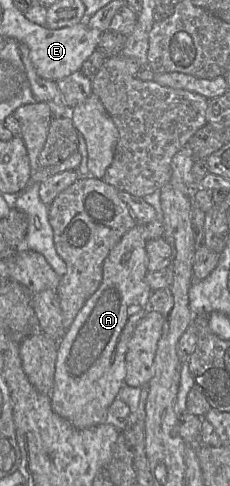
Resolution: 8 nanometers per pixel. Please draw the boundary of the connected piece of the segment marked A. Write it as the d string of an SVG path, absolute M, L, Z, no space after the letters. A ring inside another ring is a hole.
M137 224L111 249L103 263L99 288L85 302L58 342L51 405L57 415L77 429L106 422L108 408L125 384L128 342L138 323L150 310L152 290L146 281L144 226Z

